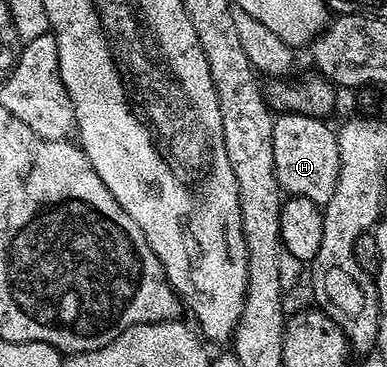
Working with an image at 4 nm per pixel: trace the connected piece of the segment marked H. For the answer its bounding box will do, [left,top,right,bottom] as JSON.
[273,114,339,207]

